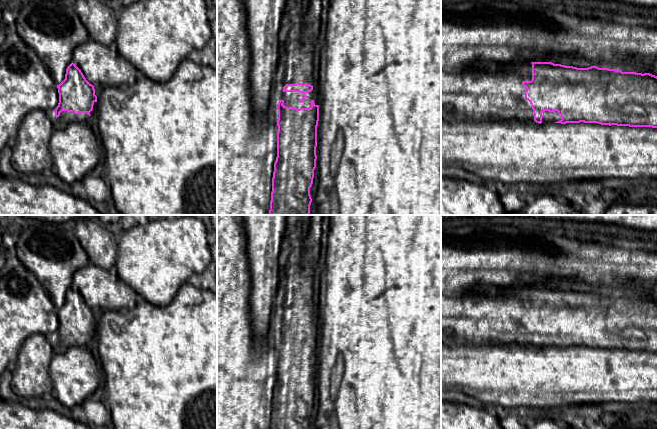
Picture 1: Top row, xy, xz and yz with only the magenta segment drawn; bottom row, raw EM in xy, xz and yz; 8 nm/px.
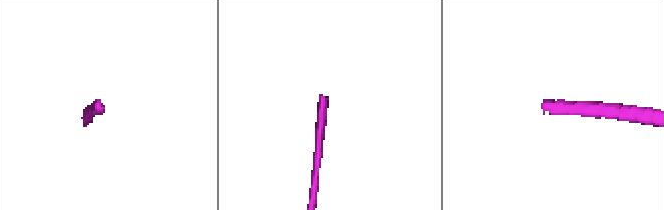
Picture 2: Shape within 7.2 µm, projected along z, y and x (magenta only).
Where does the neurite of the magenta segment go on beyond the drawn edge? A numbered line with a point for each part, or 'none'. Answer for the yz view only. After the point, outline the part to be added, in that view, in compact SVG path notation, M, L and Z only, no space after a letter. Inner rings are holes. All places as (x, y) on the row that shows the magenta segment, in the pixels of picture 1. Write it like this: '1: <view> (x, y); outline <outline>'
1: yz (488, 92); outline M531 62L508 65L480 63L471 71L446 72L441 70L441 119L458 121L534 121L531 104L524 97L523 81L532 80Z

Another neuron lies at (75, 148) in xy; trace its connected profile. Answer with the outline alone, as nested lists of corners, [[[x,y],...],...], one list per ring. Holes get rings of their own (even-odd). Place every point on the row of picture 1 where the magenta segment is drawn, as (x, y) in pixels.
[[[72,122],[56,127],[50,139],[49,151],[54,163],[53,170],[68,187],[79,185],[88,174],[96,173],[102,162],[99,137],[92,122]]]

